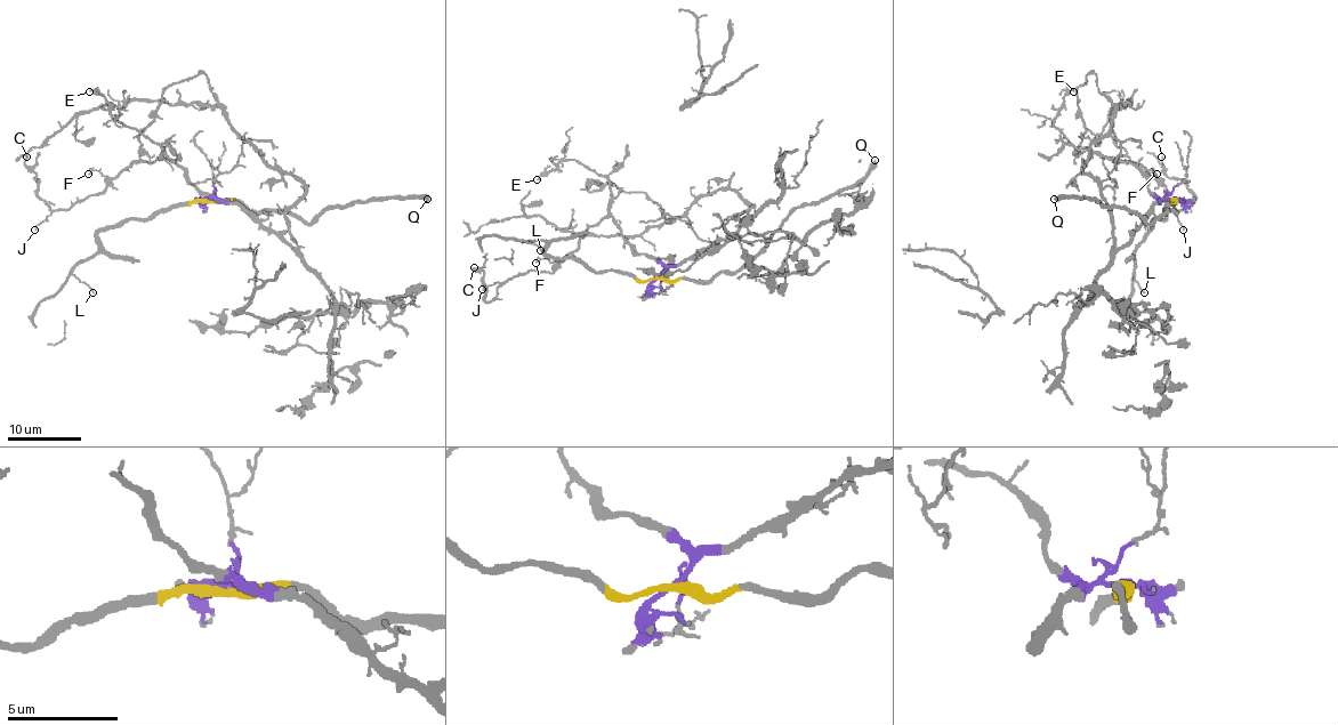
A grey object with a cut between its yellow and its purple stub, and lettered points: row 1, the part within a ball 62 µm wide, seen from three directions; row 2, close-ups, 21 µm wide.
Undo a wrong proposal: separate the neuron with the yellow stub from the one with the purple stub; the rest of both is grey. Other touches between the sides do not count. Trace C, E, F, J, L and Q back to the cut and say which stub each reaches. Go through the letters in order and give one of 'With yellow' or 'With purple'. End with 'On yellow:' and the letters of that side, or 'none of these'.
C: With purple
E: With purple
F: With purple
J: With purple
L: With yellow
Q: With yellow
On yellow: L, Q

